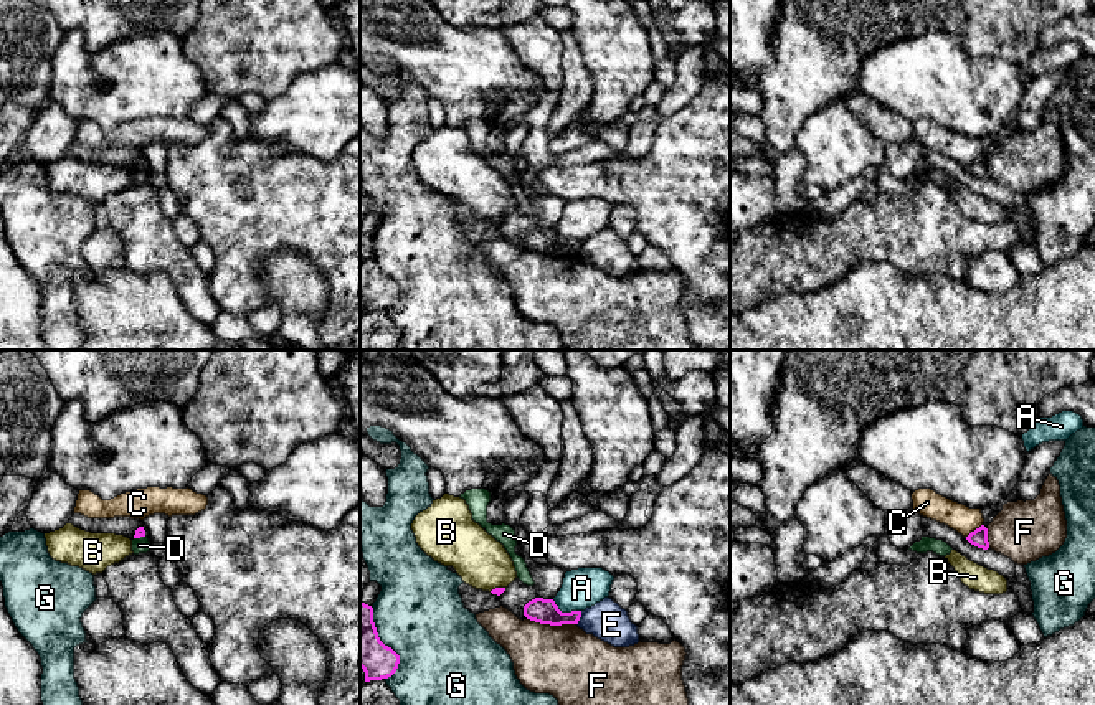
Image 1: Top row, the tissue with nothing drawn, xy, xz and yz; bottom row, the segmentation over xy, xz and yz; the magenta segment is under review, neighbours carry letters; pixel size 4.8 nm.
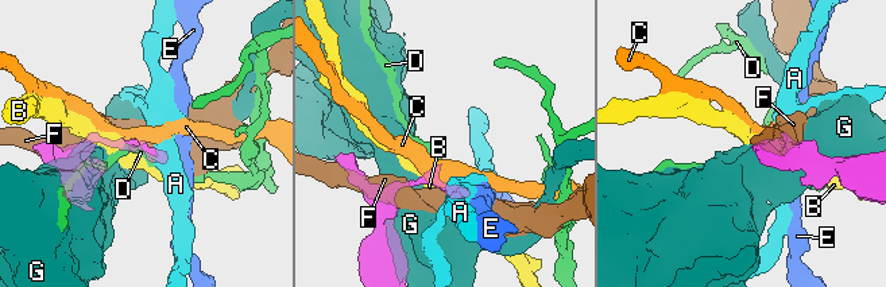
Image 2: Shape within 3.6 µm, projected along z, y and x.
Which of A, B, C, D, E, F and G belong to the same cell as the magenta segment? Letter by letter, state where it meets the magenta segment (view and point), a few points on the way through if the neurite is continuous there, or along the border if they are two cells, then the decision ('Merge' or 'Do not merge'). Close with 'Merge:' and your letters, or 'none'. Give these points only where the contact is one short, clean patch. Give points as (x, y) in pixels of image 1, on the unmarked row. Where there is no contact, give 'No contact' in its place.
A: Touches magenta at xz (565, 243). Boundary: xz (552, 230), (562, 241), (580, 241). Do not merge
B: Touches magenta at xz (496, 218). Do not merge
C: Touches magenta at yz (975, 160). Boundary: yz (981, 154), (967, 167). Do not merge
D: Touches magenta at xy (139, 167). Do not merge
E: Touches magenta at xz (580, 246). Boundary: xz (582, 241), (577, 255). Do not merge
F: Touches magenta at xz (552, 255). Do not merge
G: Touches magenta at xz (383, 274). Do not merge
Merge: none

